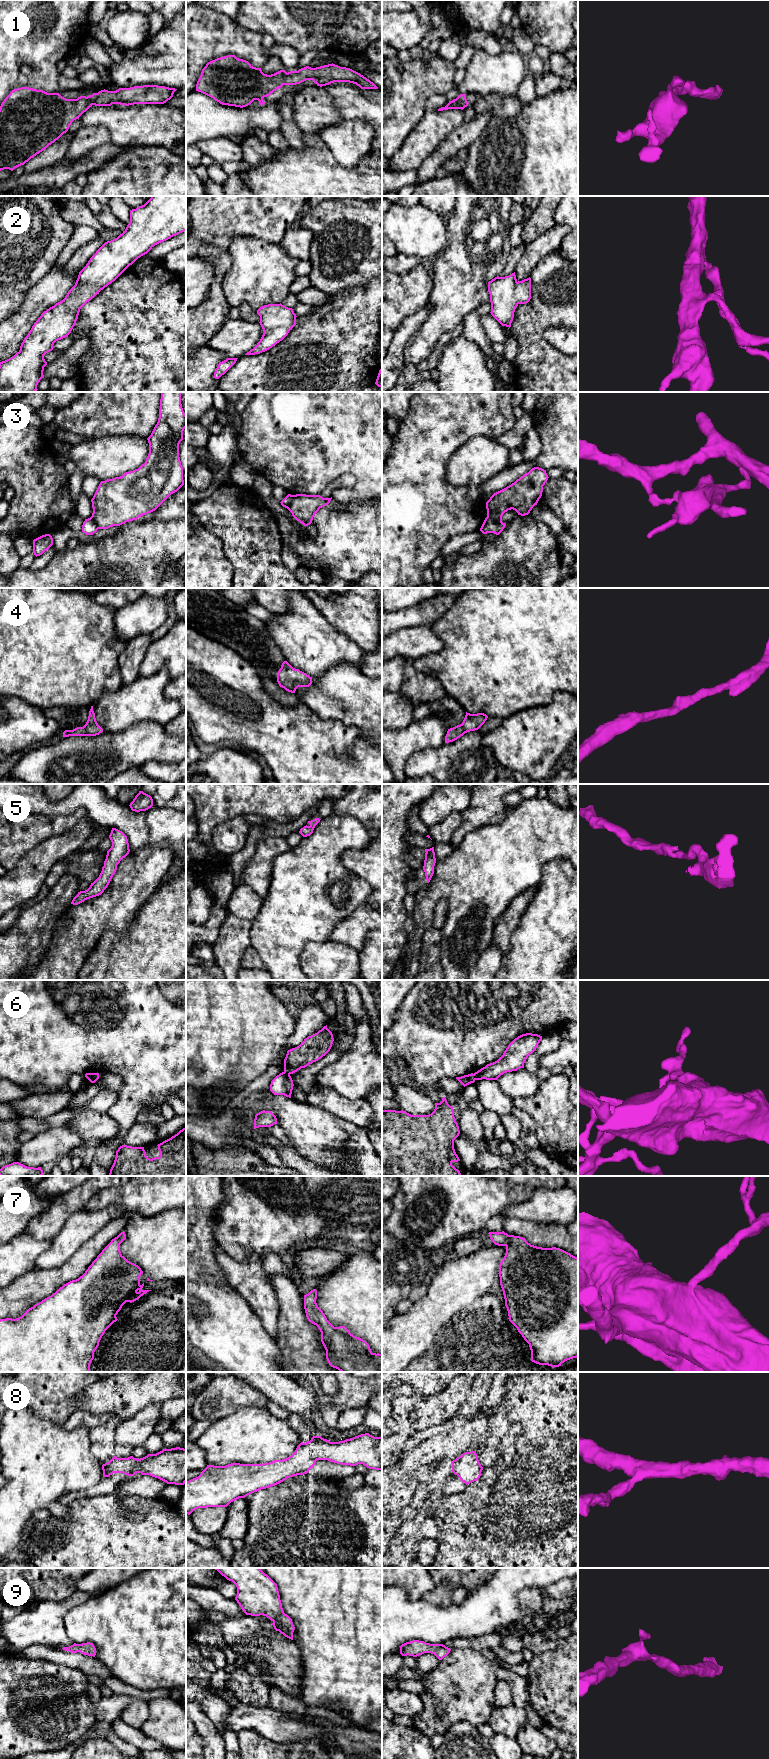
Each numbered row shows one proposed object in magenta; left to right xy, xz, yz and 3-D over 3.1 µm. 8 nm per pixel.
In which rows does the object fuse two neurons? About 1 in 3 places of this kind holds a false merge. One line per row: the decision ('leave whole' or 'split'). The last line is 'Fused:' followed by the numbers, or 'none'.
1: leave whole
2: leave whole
3: split
4: leave whole
5: leave whole
6: split
7: leave whole
8: leave whole
9: leave whole
Fused: 3, 6

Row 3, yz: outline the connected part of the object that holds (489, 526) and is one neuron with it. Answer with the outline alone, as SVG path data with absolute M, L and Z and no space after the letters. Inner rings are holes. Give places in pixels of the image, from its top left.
M485 518L485 520L480 528L480 531L483 534L494 533L496 535L499 535L503 531L503 529L505 528L505 526L506 526L506 524L503 522L497 523L489 518Z

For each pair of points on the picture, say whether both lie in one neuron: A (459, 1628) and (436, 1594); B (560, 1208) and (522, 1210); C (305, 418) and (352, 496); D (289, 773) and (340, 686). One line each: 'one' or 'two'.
A: two
B: one
C: one
D: two

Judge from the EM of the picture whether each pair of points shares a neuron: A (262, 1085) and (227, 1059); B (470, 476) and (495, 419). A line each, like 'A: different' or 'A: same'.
A: different
B: different

